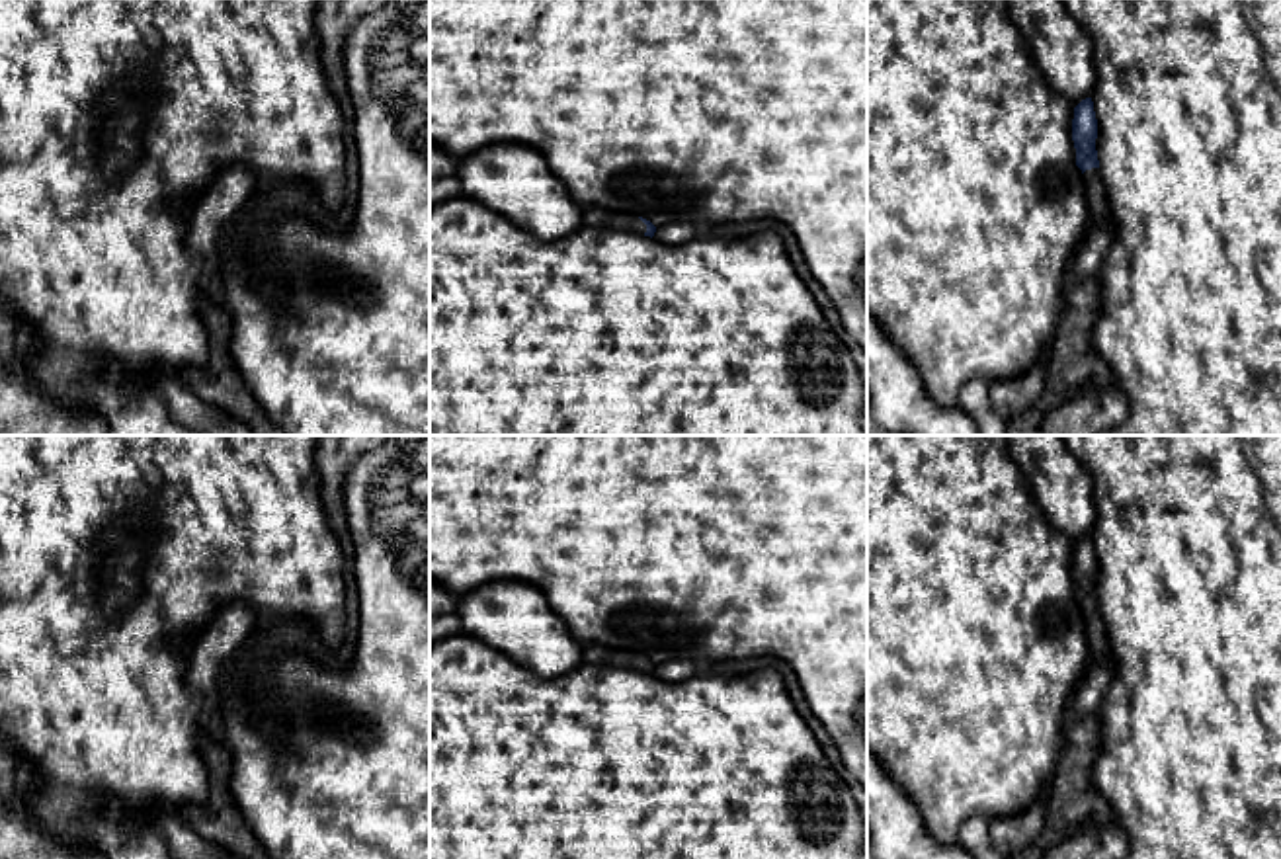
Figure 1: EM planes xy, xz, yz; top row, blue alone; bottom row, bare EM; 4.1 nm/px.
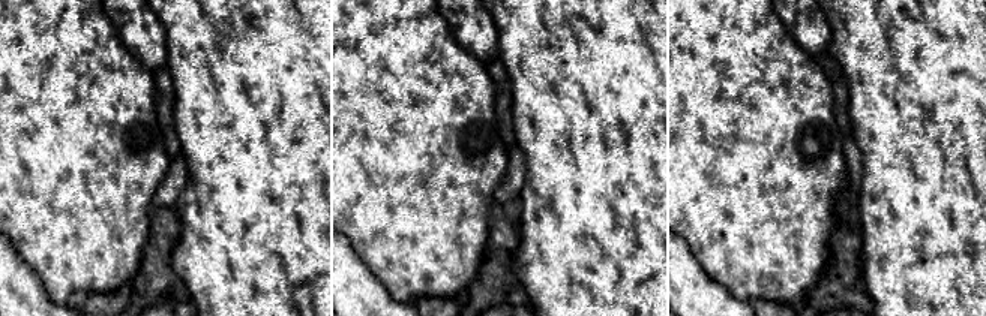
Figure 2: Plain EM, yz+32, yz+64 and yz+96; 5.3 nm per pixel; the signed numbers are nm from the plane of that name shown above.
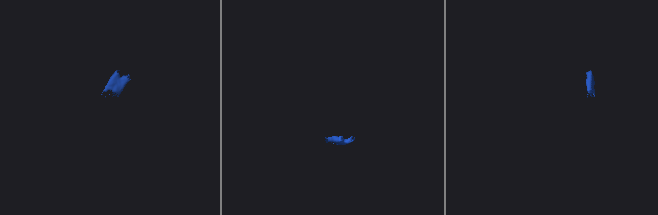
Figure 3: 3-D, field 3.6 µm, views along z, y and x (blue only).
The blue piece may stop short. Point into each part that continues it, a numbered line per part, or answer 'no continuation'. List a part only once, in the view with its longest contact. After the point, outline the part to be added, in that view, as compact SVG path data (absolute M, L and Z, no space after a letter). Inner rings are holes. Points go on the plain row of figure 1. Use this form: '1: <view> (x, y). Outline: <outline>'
1: xz (600, 654). Outline: M582 644L582 662L639 672L646 670L646 662L637 652L627 652L603 644Z

